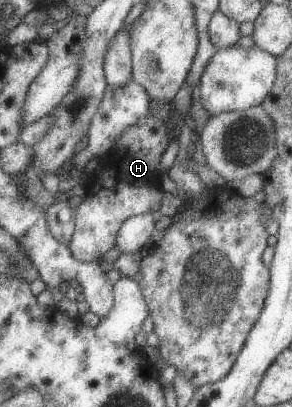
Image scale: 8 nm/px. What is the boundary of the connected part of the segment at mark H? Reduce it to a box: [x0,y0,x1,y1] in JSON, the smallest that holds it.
[70,114,172,261]

